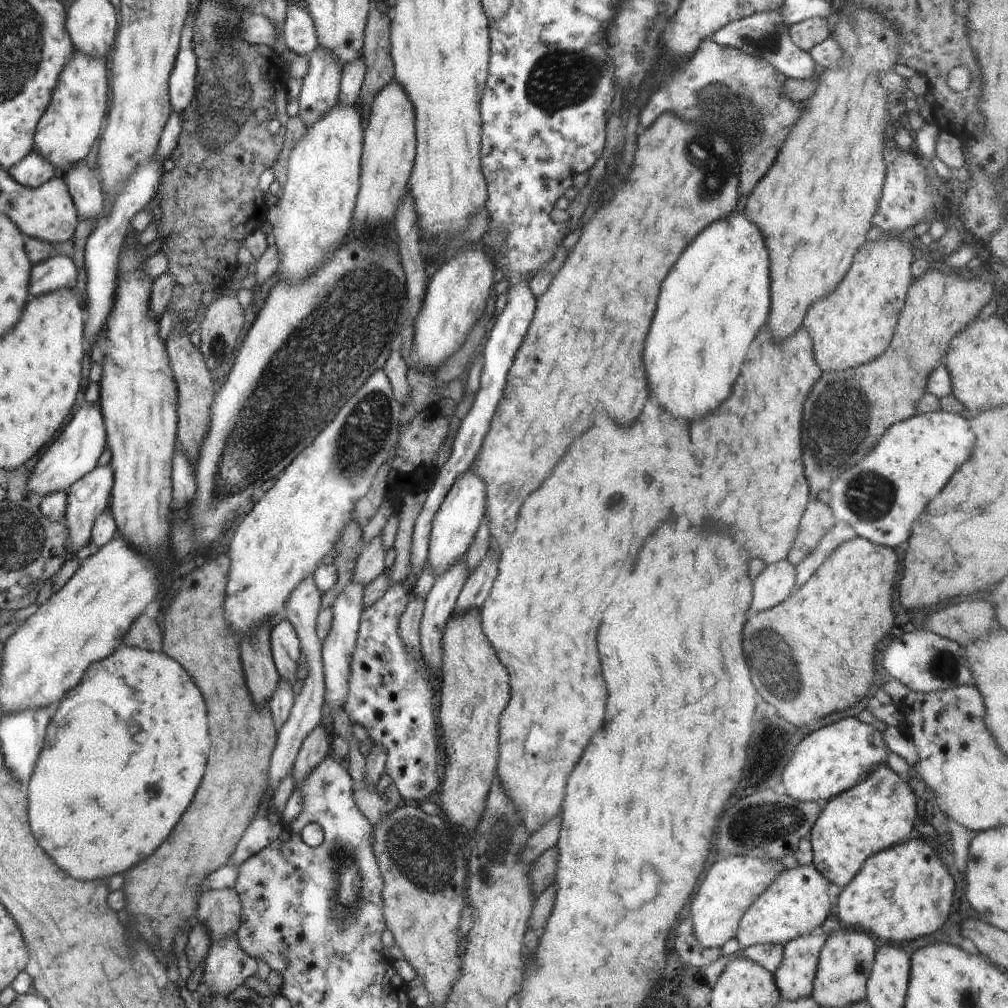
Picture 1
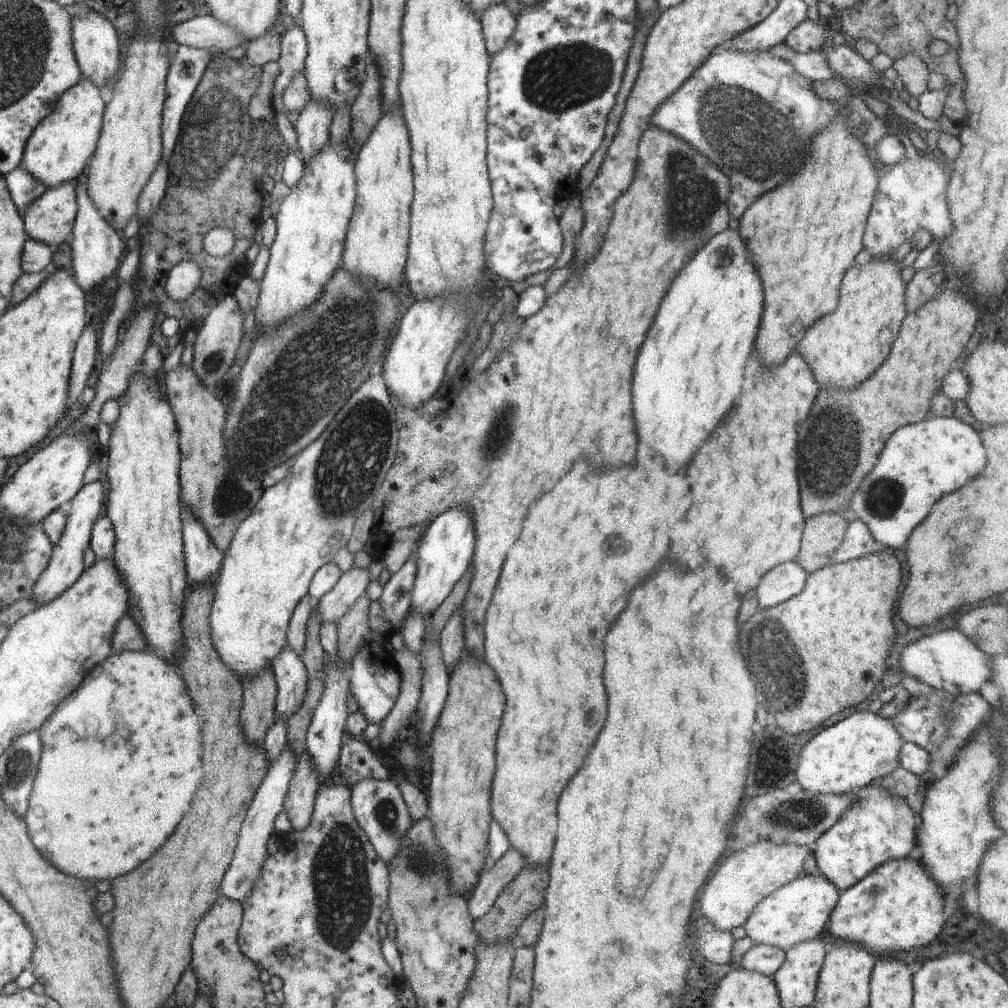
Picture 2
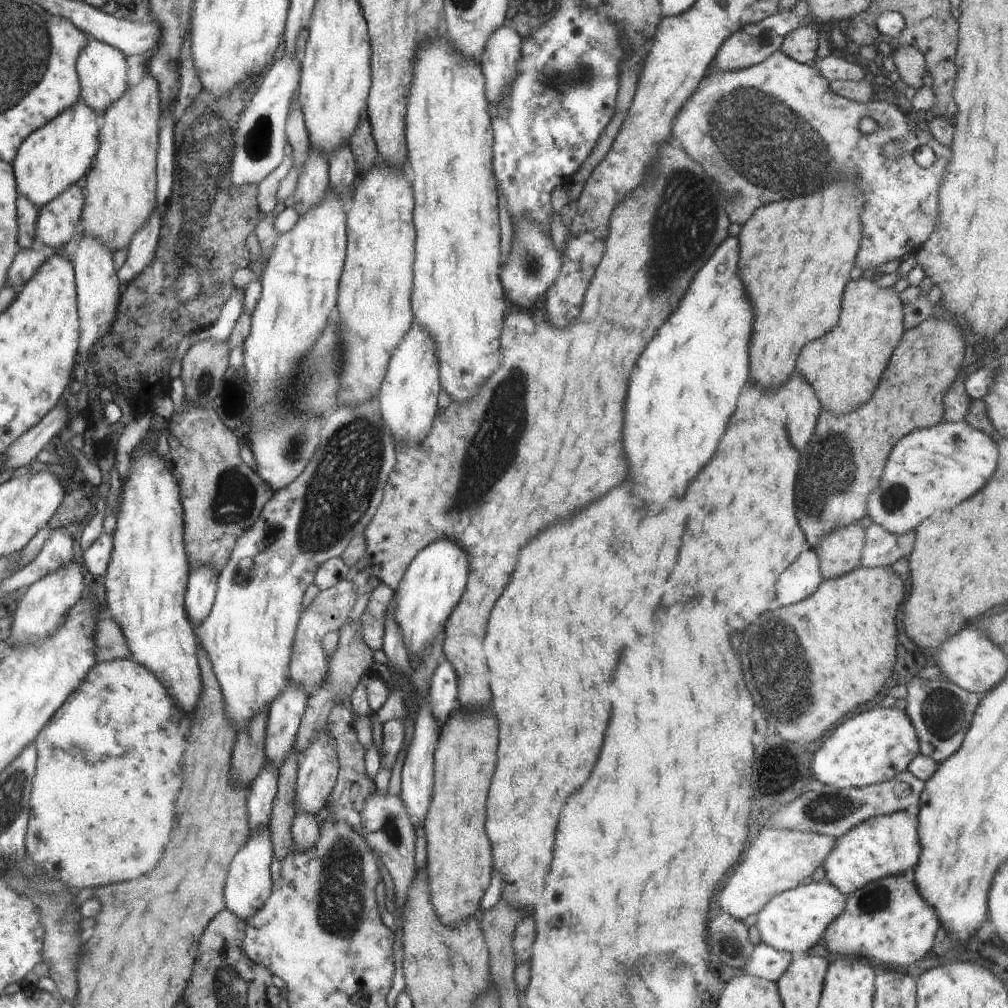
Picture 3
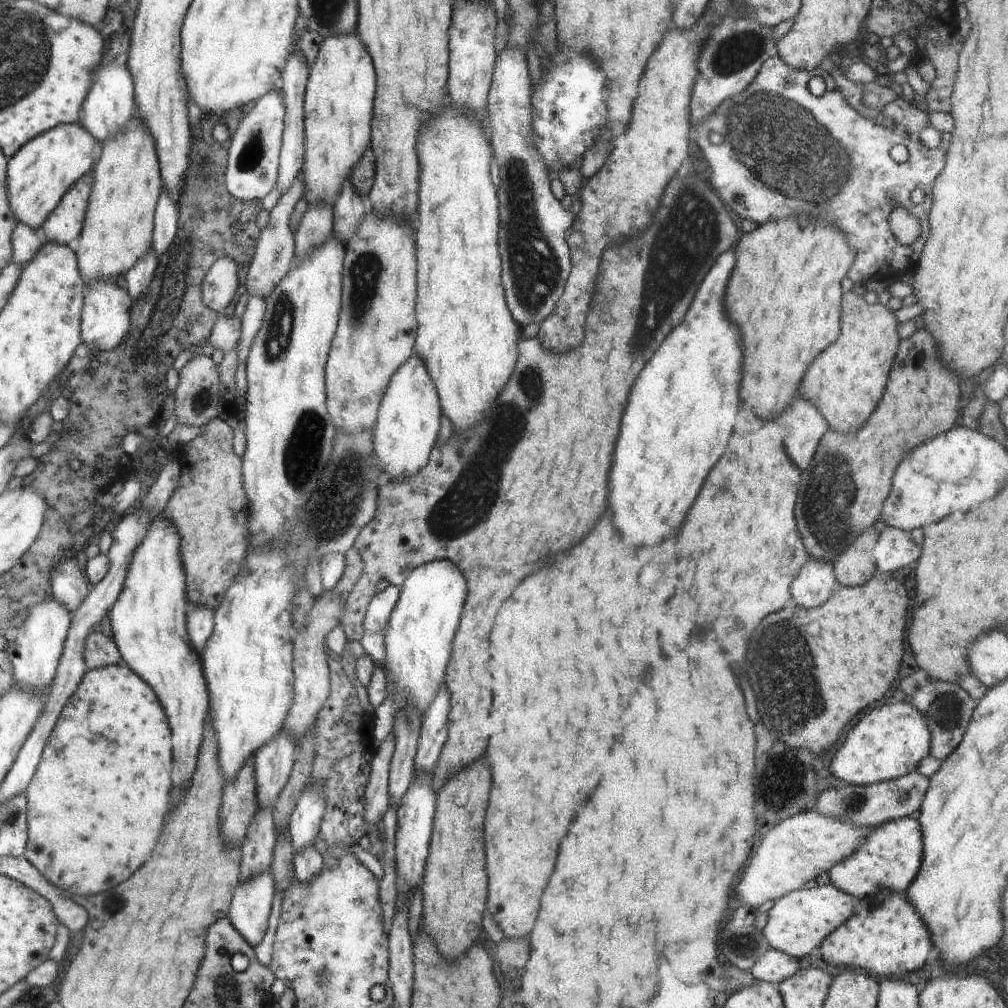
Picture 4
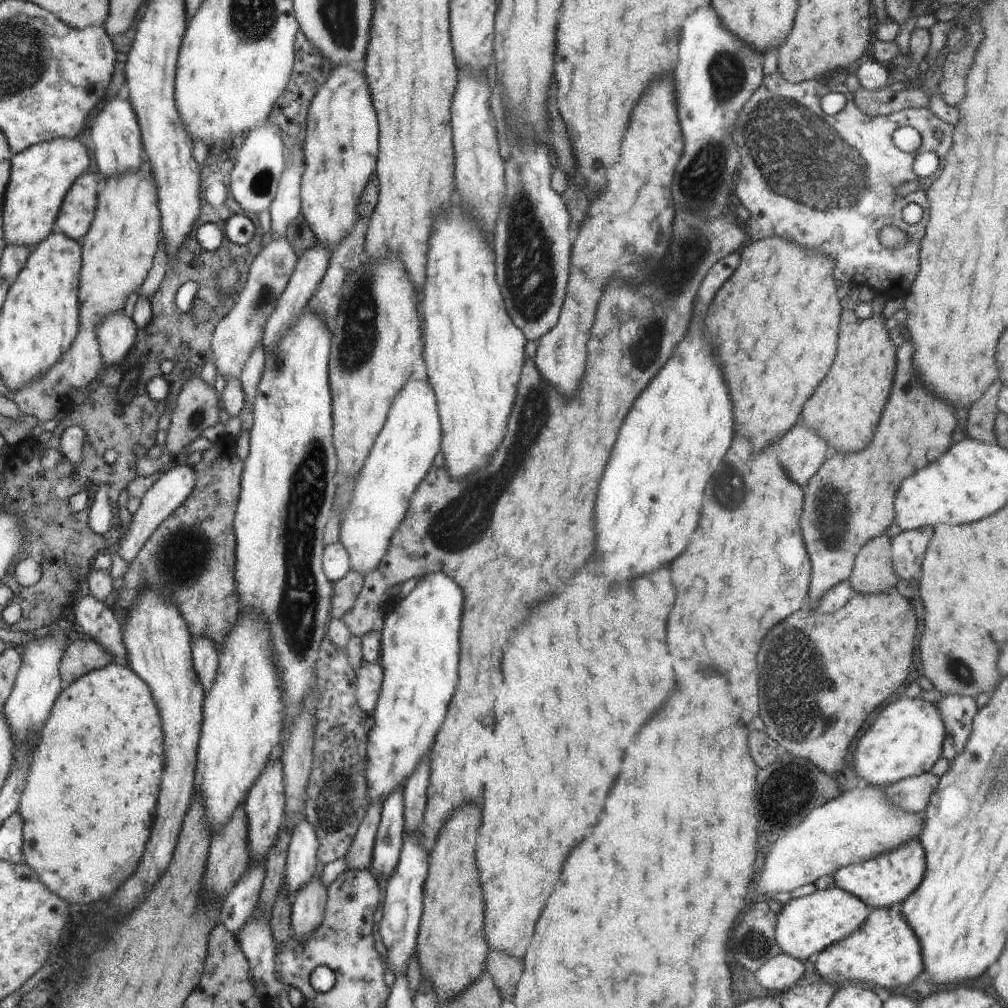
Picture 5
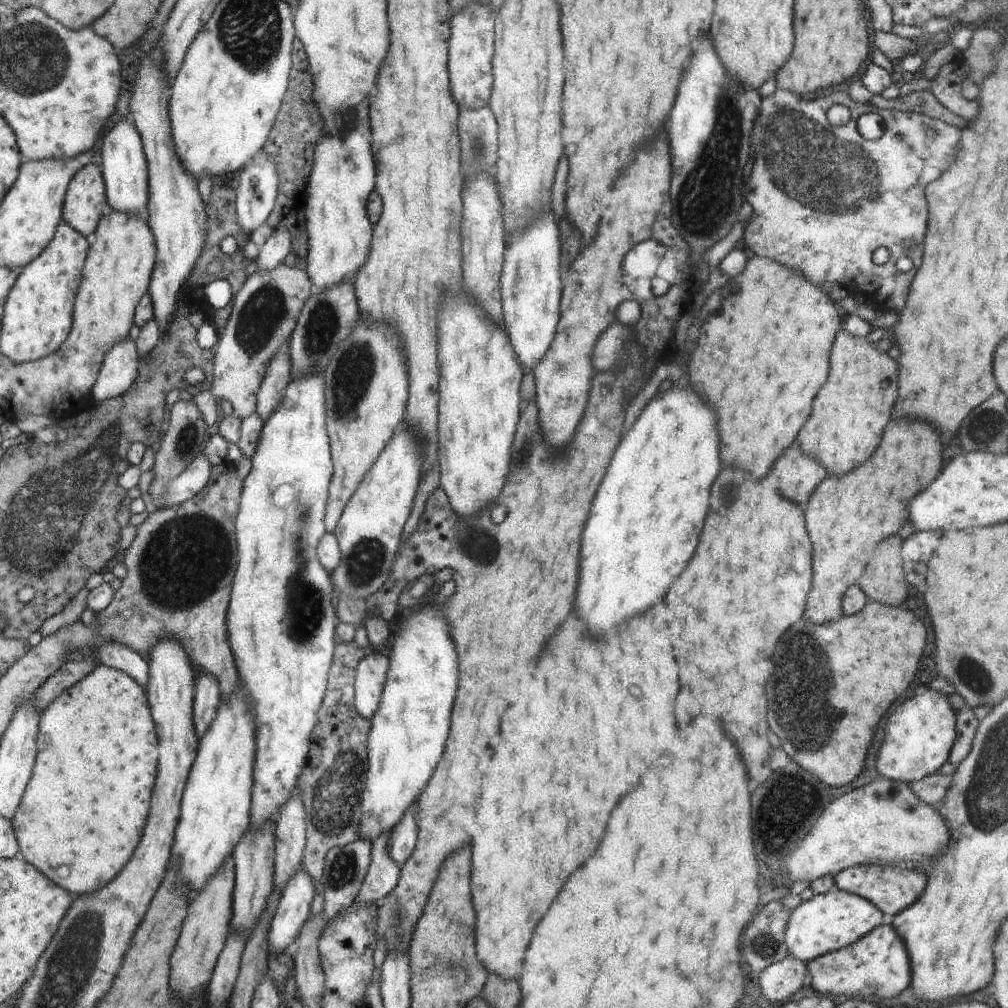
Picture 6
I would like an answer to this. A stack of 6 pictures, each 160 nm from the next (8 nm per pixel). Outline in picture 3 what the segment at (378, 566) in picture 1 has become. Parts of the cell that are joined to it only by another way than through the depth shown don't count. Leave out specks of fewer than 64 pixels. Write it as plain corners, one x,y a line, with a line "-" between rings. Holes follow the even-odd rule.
342,579
334,586
322,589
307,609
301,612
293,640
289,678
303,689
308,697
313,695
326,682
329,671
328,654
324,652
322,639
331,632
339,632
347,624
350,610
357,600
355,584

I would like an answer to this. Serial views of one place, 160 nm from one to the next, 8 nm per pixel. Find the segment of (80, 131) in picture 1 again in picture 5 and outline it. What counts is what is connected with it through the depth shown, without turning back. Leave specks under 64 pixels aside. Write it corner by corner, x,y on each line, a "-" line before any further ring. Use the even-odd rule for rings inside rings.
54,138
30,146
12,158
12,186
8,188
8,210
3,210
3,228
8,230
7,244
32,249
48,238
66,192
88,170
88,154
80,138

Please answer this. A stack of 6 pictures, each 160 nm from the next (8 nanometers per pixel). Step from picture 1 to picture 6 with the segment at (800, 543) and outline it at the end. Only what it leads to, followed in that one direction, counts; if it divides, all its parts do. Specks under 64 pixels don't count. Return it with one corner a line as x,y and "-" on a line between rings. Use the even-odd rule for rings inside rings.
892,536
874,549
872,560
856,582
868,600
878,600
886,606
900,606
906,600
908,584
903,571
903,557
900,558
902,544
903,540
898,536

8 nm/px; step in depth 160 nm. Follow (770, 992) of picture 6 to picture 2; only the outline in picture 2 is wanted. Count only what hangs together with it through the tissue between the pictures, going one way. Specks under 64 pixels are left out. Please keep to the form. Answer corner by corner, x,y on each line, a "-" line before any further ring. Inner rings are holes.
754,943
741,956
739,963
743,969
772,977
782,966
784,959
785,952
781,948
774,945
765,945
764,943

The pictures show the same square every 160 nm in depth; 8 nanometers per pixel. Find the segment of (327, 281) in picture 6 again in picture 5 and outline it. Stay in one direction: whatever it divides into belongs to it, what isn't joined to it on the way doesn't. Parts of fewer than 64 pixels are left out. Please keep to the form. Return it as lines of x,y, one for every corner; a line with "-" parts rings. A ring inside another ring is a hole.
340,66
326,76
326,82
316,90
308,110
308,126
304,140
305,163
301,188
301,213
318,239
334,250
354,228
359,216
356,204
360,192
376,170
378,148
378,118
368,80
350,66

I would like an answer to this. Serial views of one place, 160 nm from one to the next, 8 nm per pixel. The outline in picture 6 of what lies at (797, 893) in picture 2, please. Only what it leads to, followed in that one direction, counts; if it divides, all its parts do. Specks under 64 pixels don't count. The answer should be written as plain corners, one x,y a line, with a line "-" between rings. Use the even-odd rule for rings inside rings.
837,888
826,894
814,895
792,910
785,930
785,945
790,954
807,963
826,953
850,946
887,920
883,912
869,900

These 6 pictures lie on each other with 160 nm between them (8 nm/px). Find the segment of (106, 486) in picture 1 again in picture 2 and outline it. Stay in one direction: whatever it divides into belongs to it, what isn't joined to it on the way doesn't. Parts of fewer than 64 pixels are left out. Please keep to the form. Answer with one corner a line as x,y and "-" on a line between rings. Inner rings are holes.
99,479
85,485
76,494
76,498
73,498
73,502
69,502
66,510
67,523
63,535
54,546
50,564
42,574
40,581
36,582
36,586
34,586
34,596
31,599
37,601
38,607
54,601
56,597
70,589
85,571
82,556
84,556
84,550
88,548
88,542
91,542
90,530
93,530
95,522
100,518
98,514
100,514
100,508
106,501
106,493
107,489
102,486

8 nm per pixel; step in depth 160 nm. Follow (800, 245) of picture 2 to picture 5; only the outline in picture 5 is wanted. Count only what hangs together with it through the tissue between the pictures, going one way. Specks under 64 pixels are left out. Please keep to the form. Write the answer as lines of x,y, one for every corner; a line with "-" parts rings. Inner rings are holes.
766,237
759,241
752,241
740,255
740,262
738,270
732,274
732,278
728,282
724,282
724,286
716,292
716,298
711,300
711,304
707,306
706,314
706,330
708,336
708,342
712,344
712,350
716,350
716,358
720,358
720,364
722,364
722,370
724,370
724,380
728,382
728,392
730,392
730,398
732,398
732,410
734,410
734,430
738,434
742,434
750,446
752,446
752,454
758,456
768,444
776,442
778,438
782,438
792,426
794,422
798,420
800,412
802,412
802,406
804,402
812,396
812,392
816,390
816,386
824,380
824,376
828,374
830,366
832,366
832,360
836,356
836,340
838,340
838,328
841,319
842,308
840,306
840,300
836,295
838,292
836,284
834,284
835,278
832,278
832,268
835,267
835,262
830,260
830,257
826,256
814,256
810,250
806,248
800,248
797,244
790,242
780,237
-
774,328
778,328
778,334
768,334
772,332
-
762,334
762,336
760,336
-
762,368
766,372
762,372

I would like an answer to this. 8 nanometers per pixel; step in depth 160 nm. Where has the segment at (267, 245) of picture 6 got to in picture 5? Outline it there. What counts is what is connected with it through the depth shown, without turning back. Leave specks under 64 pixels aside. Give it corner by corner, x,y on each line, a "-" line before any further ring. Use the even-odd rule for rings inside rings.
292,146
288,154
288,168
284,168
280,183
272,204
270,216
272,217
272,237
287,236
288,224
301,213
301,200
299,196
301,178
304,171
305,156
300,146

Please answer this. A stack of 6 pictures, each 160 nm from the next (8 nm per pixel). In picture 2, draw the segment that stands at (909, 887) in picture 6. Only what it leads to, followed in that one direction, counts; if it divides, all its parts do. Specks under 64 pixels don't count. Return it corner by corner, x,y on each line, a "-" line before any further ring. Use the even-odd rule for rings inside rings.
881,784
864,787
854,795
859,796
857,801
845,811
844,816
834,826
831,826
824,834
820,835
812,850
819,871
840,892
860,882
867,874
876,870
886,861
908,857
910,850
918,844
916,818
906,800
889,795
881,787

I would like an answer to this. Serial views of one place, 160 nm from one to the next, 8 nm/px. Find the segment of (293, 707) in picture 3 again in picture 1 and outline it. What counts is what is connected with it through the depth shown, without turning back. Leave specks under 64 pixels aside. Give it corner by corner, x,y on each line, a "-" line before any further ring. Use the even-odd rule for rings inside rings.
287,620
278,621
271,630
271,653
279,678
297,687
296,669
302,655
301,642

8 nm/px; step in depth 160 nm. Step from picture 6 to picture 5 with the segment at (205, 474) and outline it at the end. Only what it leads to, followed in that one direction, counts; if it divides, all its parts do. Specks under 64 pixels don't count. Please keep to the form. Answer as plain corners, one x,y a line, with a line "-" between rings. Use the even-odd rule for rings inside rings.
172,464
160,474
160,478
145,492
138,510
132,514
130,525
125,528
124,542
120,542
120,547
116,550
124,562
130,564
136,559
146,540
192,494
194,486
196,486
196,472
193,466

